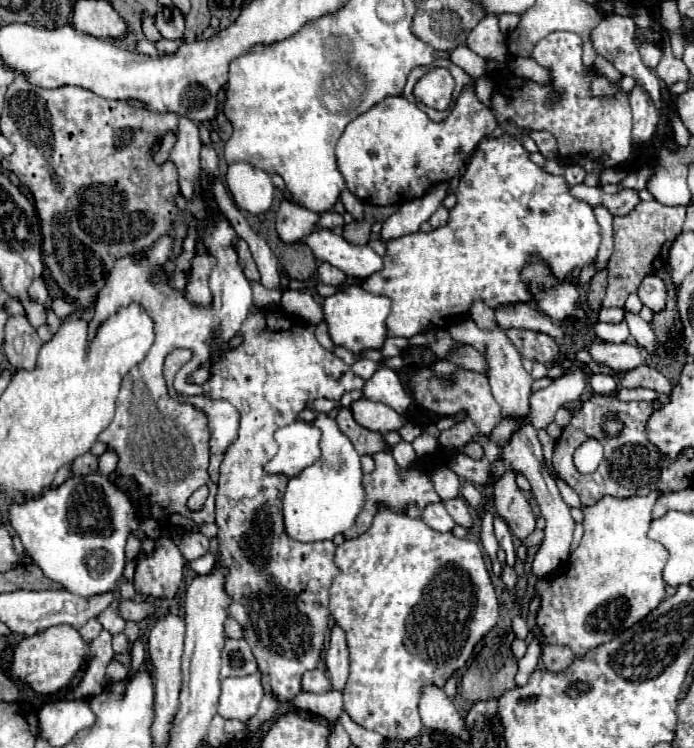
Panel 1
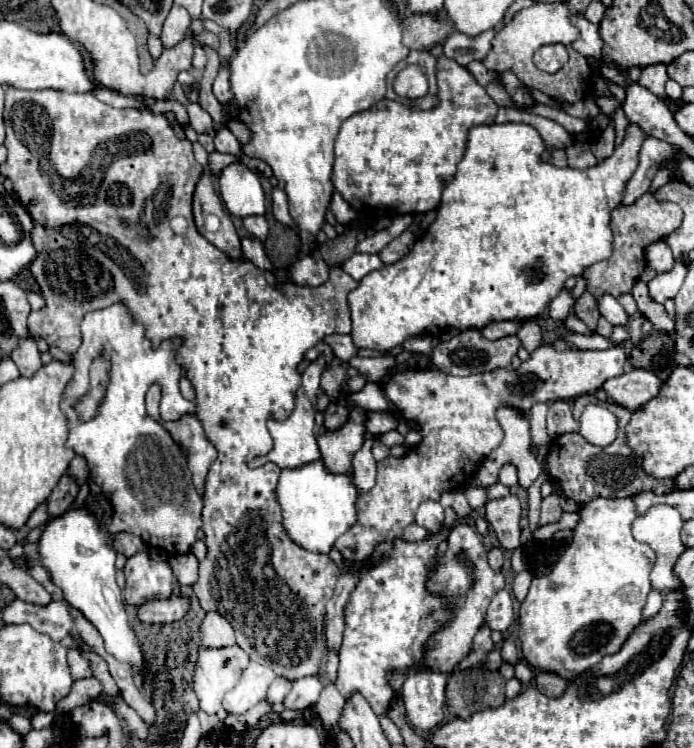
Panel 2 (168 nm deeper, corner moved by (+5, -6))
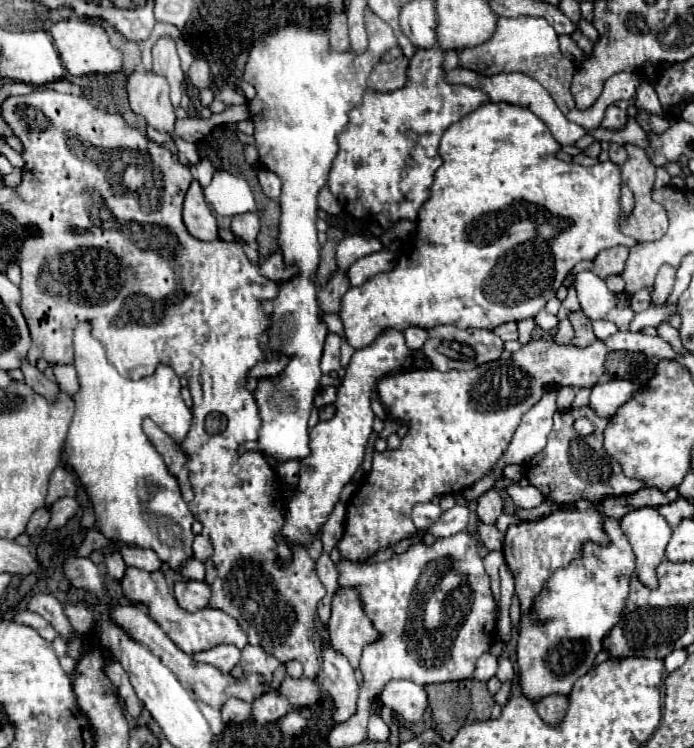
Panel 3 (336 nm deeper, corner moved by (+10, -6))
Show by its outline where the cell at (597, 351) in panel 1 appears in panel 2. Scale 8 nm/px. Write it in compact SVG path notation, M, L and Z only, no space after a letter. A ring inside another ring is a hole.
M538 347L528 361L522 363L520 369L508 371L508 369L496 369L492 373L482 373L482 375L468 375L468 377L454 377L446 375L438 369L406 370L396 372L384 387L386 397L398 407L402 417L414 419L420 425L422 431L422 443L410 449L404 457L386 457L384 461L378 463L378 479L376 485L362 493L362 499L358 499L358 523L342 535L334 547L348 559L348 561L364 561L374 547L382 539L394 539L400 537L404 527L414 523L414 513L420 503L428 499L440 499L444 491L454 491L454 489L464 489L468 481L472 481L472 475L480 467L482 459L498 447L498 443L504 439L502 427L496 421L494 411L498 409L498 403L514 403L514 407L522 407L522 411L530 411L534 401L556 401L556 399L572 399L578 395L594 393L598 387L602 387L608 379L618 377L624 373L628 363L628 355L624 347L610 347L604 351L578 351L578 349L566 349L566 351L556 351L554 347Z

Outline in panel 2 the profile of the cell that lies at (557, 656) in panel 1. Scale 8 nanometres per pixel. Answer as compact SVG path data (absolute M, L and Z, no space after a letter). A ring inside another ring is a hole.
M536 671L536 687L544 693L544 695L550 695L550 697L558 697L562 695L562 691L566 689L568 681L556 673L550 673L550 671Z

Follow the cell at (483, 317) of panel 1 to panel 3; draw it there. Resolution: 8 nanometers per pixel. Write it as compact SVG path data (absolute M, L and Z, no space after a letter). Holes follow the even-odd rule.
M503 323L493 329L493 333L499 335L503 341L517 341L517 323Z

